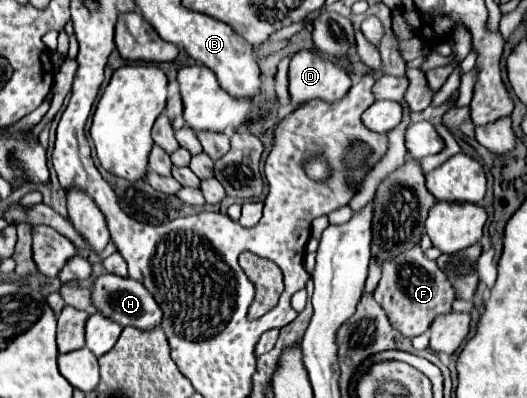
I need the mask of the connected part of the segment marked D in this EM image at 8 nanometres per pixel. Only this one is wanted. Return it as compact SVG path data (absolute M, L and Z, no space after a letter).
M299 51L289 65L291 107L301 107L313 99L337 101L351 87L351 77L337 61L325 59L317 51Z

